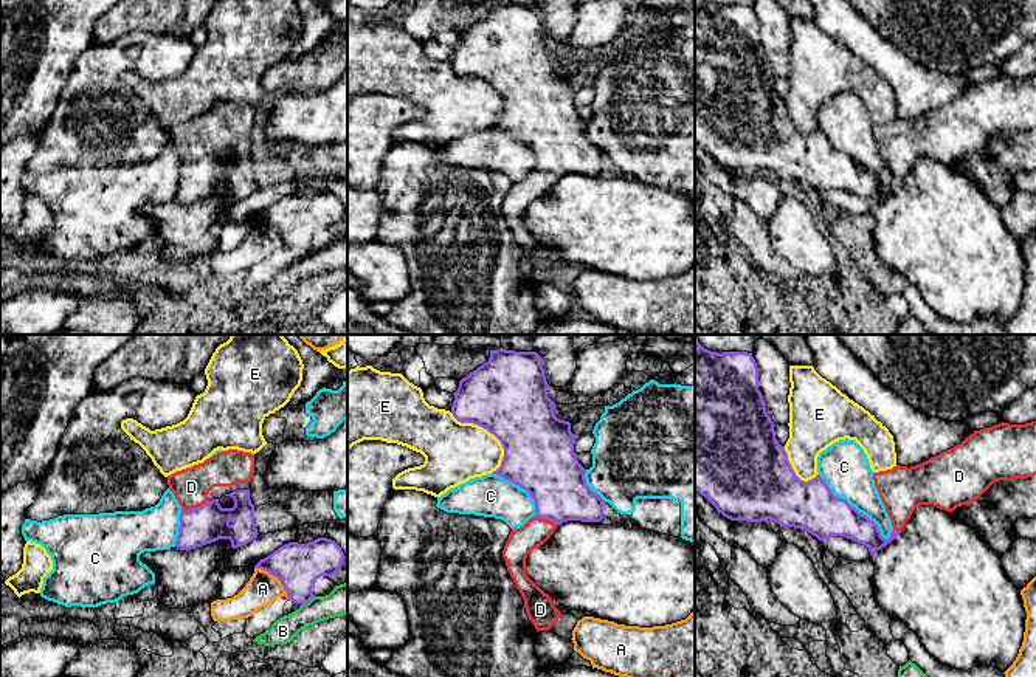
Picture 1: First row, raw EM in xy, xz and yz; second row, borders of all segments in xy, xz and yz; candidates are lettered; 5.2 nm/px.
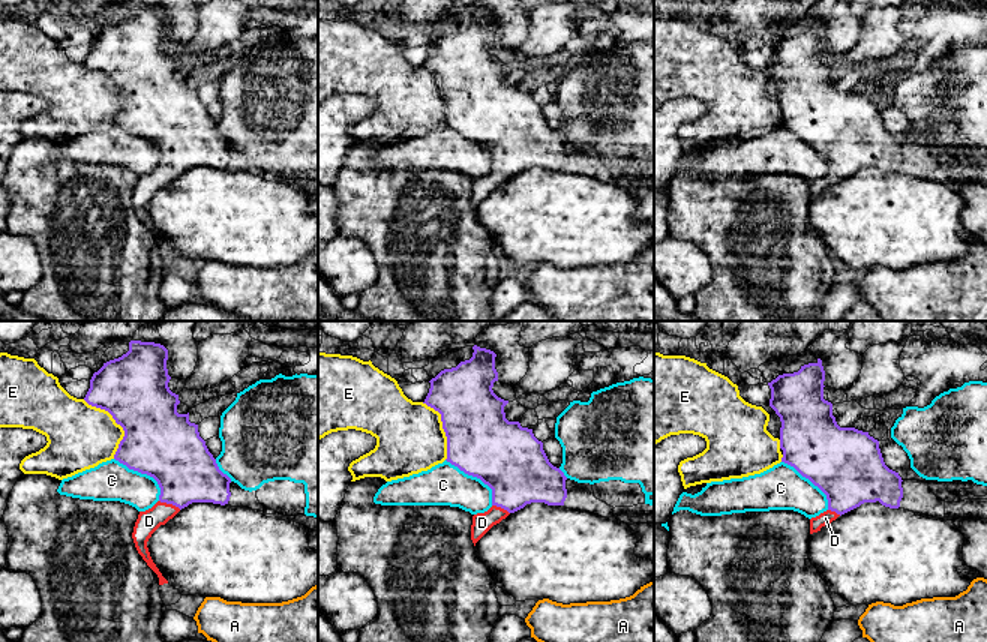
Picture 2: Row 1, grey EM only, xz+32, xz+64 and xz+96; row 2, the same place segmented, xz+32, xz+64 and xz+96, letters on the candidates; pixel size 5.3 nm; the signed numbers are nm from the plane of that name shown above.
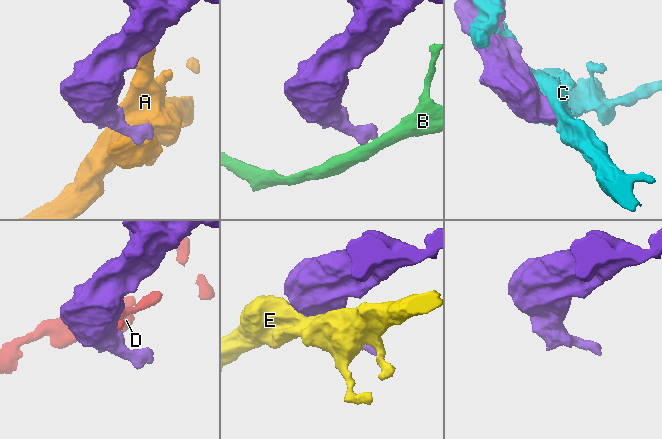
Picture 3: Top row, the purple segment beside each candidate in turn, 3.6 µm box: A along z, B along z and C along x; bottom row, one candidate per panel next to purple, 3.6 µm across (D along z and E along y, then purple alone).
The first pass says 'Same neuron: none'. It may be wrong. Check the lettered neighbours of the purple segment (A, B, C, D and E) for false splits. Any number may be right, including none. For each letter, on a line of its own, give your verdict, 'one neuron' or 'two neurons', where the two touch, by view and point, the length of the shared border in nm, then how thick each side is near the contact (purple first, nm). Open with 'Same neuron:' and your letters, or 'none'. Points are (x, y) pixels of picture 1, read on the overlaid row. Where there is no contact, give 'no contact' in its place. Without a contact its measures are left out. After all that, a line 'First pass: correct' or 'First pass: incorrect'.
Same neuron: D
A: two neurons | xy (276, 577) | 240 nm | 240/170 nm
B: two neurons | xy (307, 601) | 90 nm | 240/160 nm
C: two neurons | yz (853, 507) | 500 nm | 260/260 nm
D: one neuron | xy (194, 508) | 160 nm | 200/190 nm
E: two neurons | xz (490, 433) | 400 nm | 420/320 nm
First pass: incorrect

